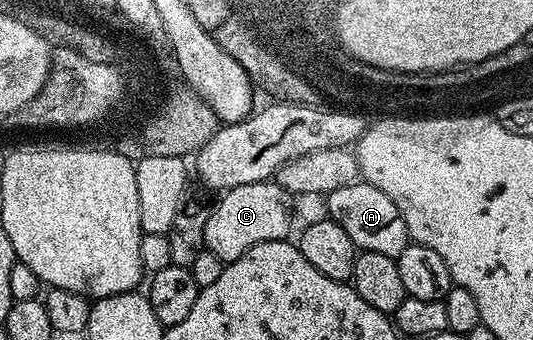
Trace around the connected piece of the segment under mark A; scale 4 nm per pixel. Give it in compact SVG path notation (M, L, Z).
M365 181L345 184L345 188L337 188L326 195L328 218L332 218L345 232L349 232L349 240L360 251L381 252L385 256L395 258L409 244L405 220L401 212L397 212L397 204L381 192L381 188L373 188L373 184Z

